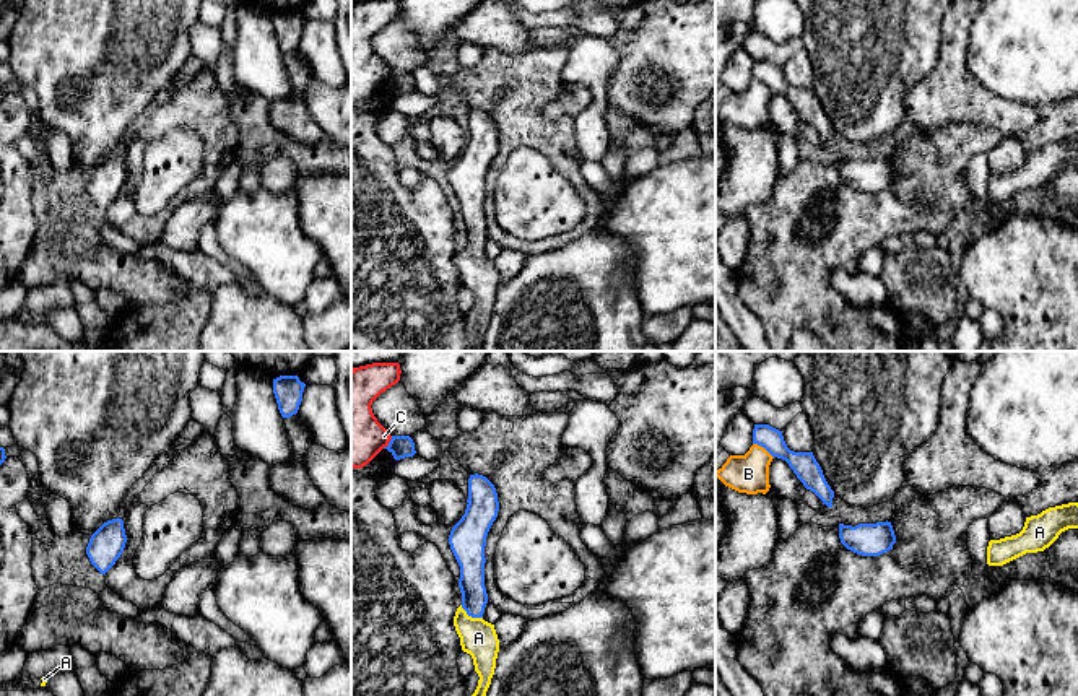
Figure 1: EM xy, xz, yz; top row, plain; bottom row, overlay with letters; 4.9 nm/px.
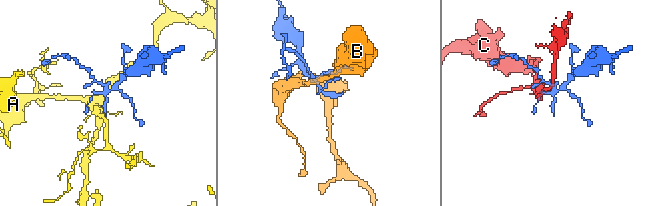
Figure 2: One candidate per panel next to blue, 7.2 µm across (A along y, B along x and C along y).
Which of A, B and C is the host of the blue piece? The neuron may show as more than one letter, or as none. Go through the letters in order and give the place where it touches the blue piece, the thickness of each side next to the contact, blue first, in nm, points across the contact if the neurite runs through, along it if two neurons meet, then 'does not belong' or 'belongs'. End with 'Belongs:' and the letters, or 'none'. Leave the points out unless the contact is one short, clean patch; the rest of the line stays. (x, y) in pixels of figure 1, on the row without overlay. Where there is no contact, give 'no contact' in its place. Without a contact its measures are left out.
A: meets blue in xz at (470, 251); 130 nm thick on the blue side, 180 nm on the other; runs through xz (472, 200), (470, 251), (470, 262), (478, 274); belongs
B: meets blue in yz at (763, 82); 130 nm thick on the blue side, 190 nm on the other; border along yz (753, 78), (760, 80), (773, 93); does not belong
C: meets blue in xz at (389, 78); 110 nm thick on the blue side, 300 nm on the other; does not belong
Belongs: A

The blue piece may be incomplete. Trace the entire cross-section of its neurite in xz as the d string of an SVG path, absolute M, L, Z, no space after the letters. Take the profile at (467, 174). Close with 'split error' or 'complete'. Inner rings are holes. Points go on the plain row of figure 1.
M470 111L468 135L462 154L449 171L450 185L460 202L459 223L462 241L454 252L462 286L473 294L478 322L472 330L472 348L481 350L481 340L491 320L499 288L494 260L483 255L488 229L485 223L486 172L498 153L499 137L494 120L483 111Z; split error

